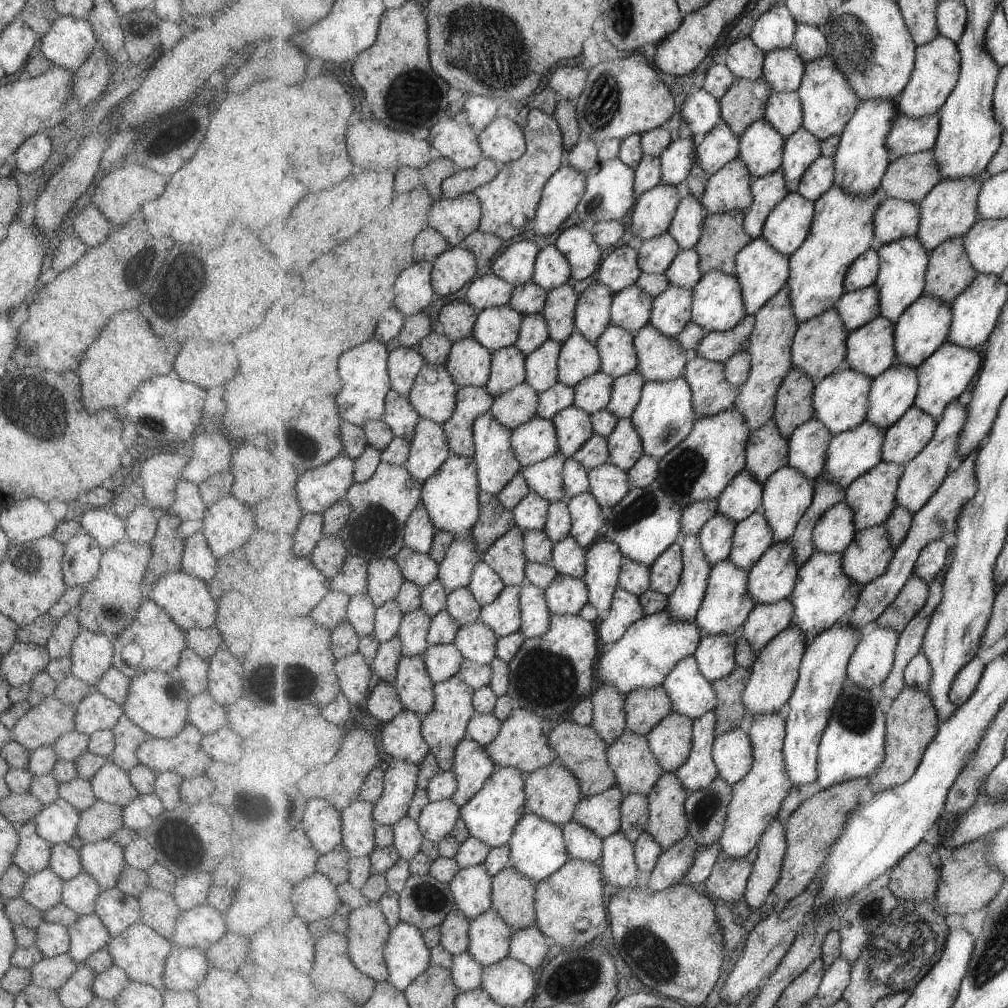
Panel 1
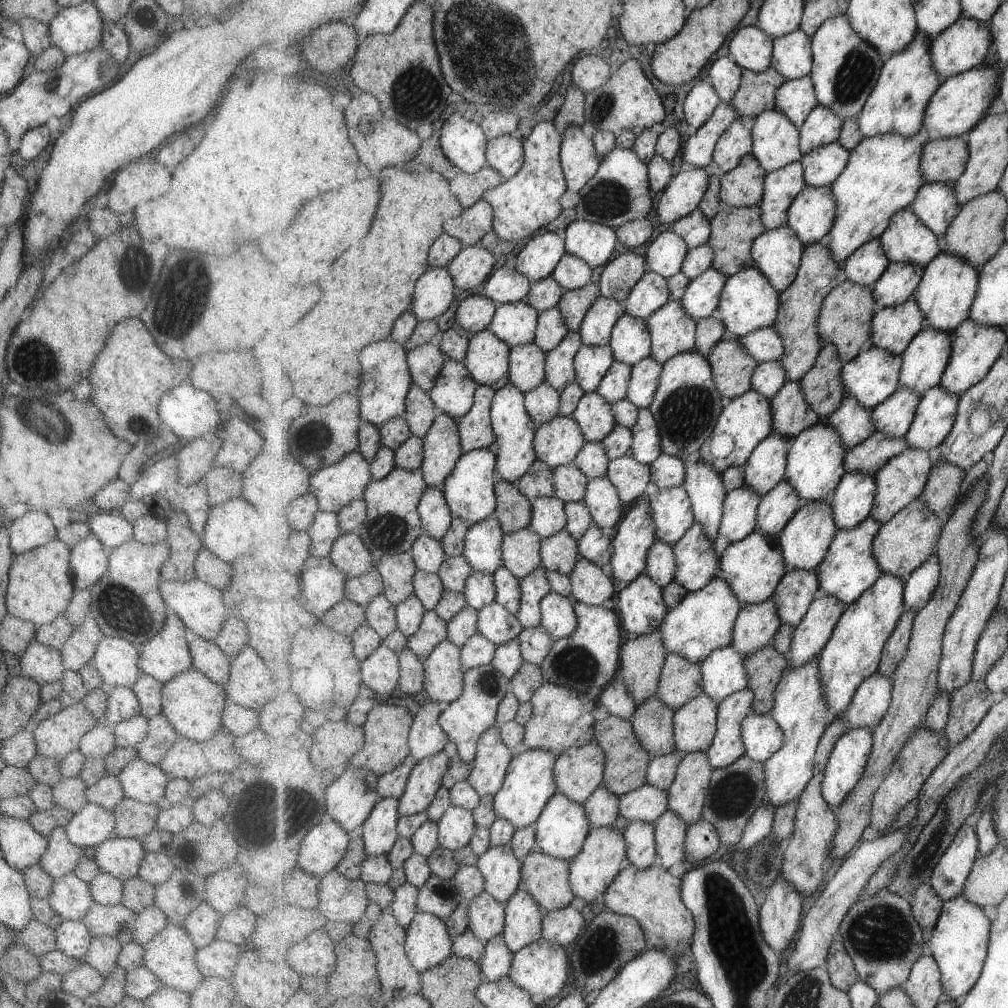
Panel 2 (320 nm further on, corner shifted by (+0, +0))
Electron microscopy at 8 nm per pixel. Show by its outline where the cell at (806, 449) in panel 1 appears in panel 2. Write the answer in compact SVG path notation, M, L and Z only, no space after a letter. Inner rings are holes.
M855 395L845 397L841 408L838 408L837 412L834 412L825 422L838 430L847 450L864 443L878 430L874 409L861 404Z

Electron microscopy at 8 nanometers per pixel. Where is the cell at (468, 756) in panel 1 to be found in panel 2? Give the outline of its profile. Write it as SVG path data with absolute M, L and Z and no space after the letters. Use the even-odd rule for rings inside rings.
M493 725L480 738L474 769L468 778L469 784L481 796L495 796L504 787L514 756L512 749L505 744L499 725Z

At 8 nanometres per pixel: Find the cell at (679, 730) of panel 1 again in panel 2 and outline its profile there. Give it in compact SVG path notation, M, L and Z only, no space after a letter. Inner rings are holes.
M707 693L699 695L677 710L676 748L681 754L708 751L716 738L719 704Z

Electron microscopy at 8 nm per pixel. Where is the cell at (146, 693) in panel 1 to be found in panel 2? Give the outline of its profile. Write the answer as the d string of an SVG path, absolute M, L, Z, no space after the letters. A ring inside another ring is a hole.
M192 667L162 683L160 701L160 714L172 724L181 738L189 738L195 742L209 740L209 736L213 736L221 726L221 712L225 706L223 686L215 684Z

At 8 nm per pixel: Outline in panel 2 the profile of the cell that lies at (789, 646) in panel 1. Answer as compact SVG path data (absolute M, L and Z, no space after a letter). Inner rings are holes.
M817 596L805 618L796 626L792 650L788 654L790 666L800 667L819 656L844 615L846 604L838 597Z

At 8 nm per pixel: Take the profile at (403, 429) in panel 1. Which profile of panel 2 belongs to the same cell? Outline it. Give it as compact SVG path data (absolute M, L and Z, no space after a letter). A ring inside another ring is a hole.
M414 384L408 394L408 410L401 416L409 423L412 434L423 439L431 430L438 413L430 392Z

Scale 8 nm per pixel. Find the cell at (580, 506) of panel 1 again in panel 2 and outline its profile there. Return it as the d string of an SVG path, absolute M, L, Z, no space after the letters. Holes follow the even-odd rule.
M588 477L588 491L583 501L589 507L594 522L607 532L615 530L627 510L609 477Z

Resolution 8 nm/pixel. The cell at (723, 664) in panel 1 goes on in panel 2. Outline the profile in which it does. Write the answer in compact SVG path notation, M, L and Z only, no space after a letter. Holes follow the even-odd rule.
M773 597L762 603L743 605L732 645L746 657L771 644L783 626L784 620Z

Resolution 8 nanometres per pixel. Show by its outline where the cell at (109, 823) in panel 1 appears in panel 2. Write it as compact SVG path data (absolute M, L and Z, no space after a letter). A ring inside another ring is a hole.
M124 796L111 810L114 816L112 836L139 840L153 830L160 810L157 804L142 803Z

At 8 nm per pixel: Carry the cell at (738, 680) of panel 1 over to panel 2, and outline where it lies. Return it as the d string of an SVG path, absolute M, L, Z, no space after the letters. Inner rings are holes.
M772 643L746 656L746 667L750 672L748 686L756 692L753 712L772 712L776 703L777 687L789 666L788 656Z

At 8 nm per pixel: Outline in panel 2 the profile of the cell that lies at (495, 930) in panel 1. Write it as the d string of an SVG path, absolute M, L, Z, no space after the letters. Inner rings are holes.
M521 888L507 903L503 936L509 948L519 952L544 938L544 914L535 897Z

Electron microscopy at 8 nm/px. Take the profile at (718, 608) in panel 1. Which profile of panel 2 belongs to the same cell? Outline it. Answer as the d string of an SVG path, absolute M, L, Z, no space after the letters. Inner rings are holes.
M756 529L747 538L731 543L721 554L721 576L732 584L736 595L743 605L757 604L769 600L776 594L781 580L788 574L789 568L784 557L781 539L772 538L767 533Z

